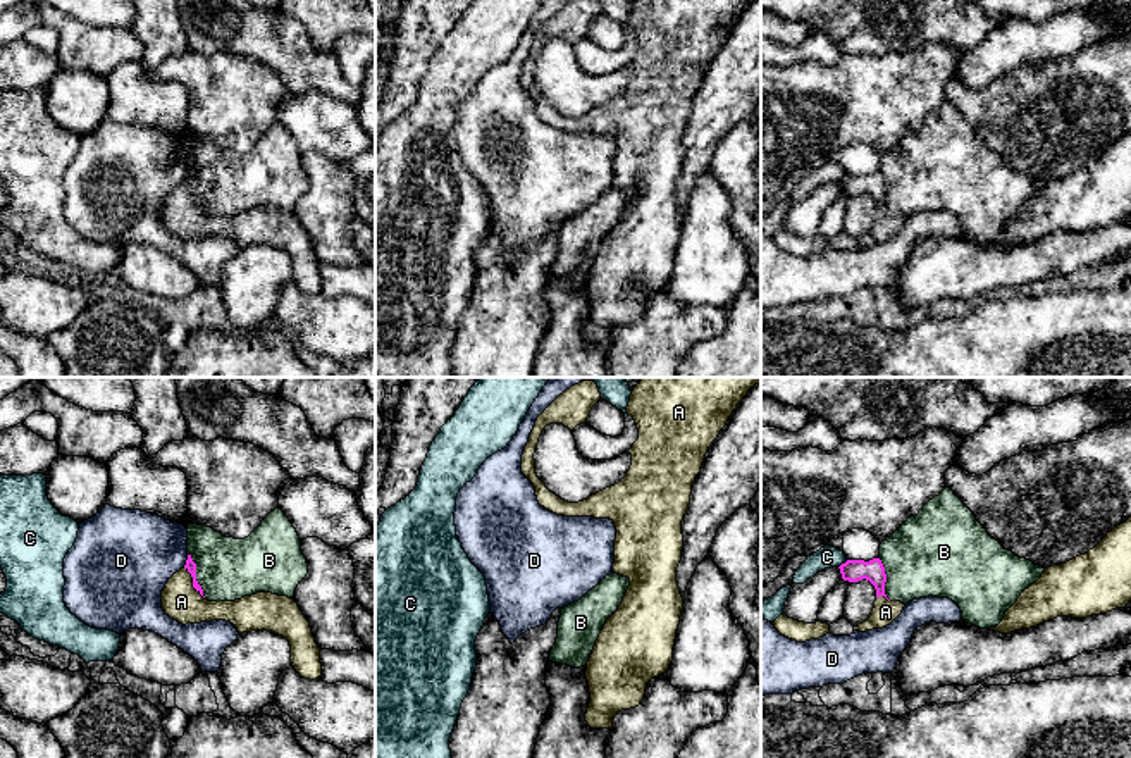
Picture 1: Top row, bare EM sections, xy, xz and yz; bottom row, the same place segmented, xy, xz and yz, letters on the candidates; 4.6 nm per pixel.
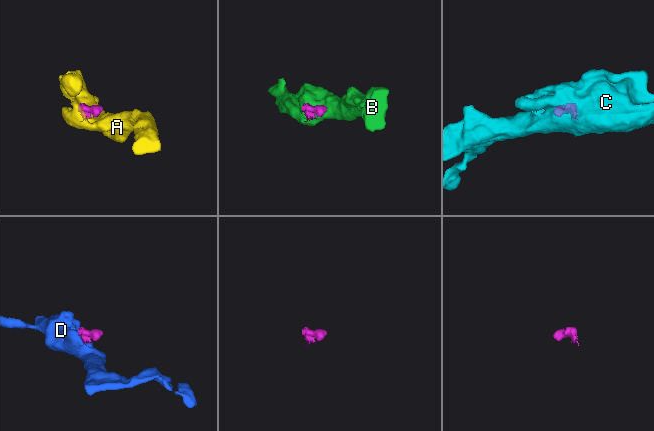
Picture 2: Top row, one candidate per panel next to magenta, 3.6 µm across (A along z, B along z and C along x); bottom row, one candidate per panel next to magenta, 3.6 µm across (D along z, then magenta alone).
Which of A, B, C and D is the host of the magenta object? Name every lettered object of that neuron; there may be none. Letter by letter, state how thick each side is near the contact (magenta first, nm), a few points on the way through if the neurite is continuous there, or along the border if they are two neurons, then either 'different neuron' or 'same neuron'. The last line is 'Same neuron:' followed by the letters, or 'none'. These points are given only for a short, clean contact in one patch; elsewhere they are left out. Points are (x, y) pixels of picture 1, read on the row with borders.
A: calibres 50 and 180 nm; way xy (191, 567), (193, 583), (183, 593), (181, 602); same neuron
B: calibres 50 and 300 nm; border xy (188, 553), (195, 564), (195, 579), (205, 596); different neuron
C: calibres 110 and 100 nm; border yz (847, 560), (839, 567); different neuron
D: calibres 50 and 400 nm; different neuron
Same neuron: A

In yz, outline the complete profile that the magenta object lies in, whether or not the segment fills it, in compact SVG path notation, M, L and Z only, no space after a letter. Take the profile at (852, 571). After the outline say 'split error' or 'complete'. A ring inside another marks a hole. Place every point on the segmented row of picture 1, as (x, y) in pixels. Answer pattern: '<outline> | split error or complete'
M873 558L869 562L864 560L847 560L840 567L840 574L844 581L857 582L869 581L876 589L876 601L869 618L854 631L866 632L873 629L883 629L890 625L904 610L904 603L888 601L885 594L887 574L880 558Z | split error

